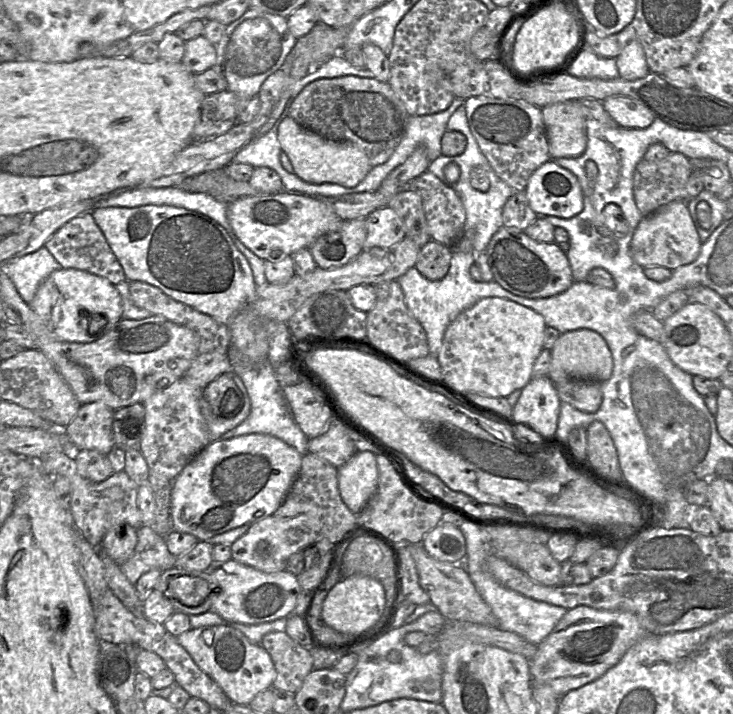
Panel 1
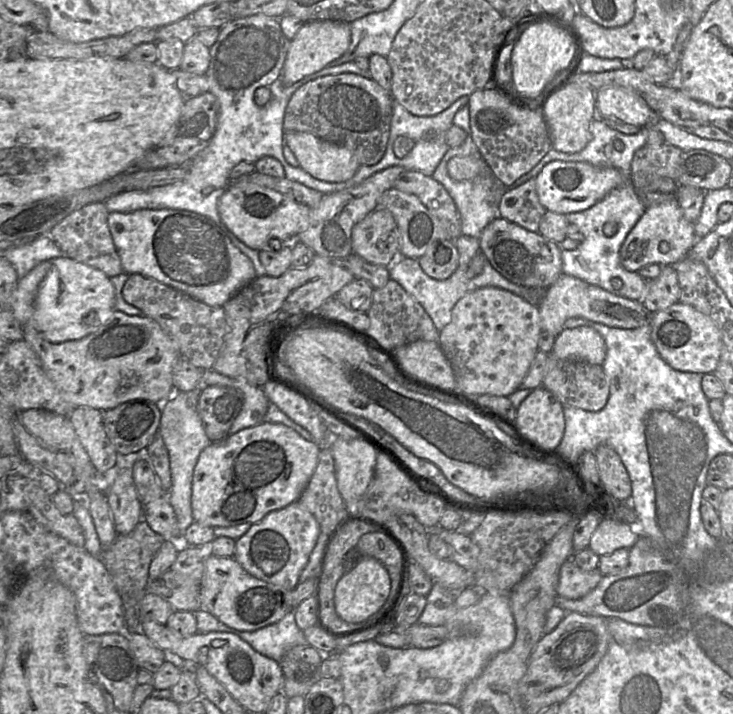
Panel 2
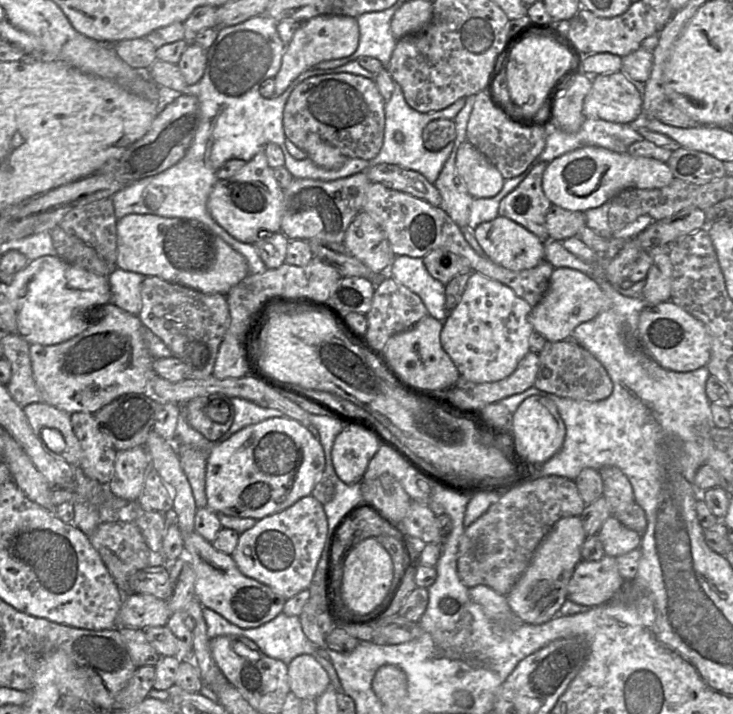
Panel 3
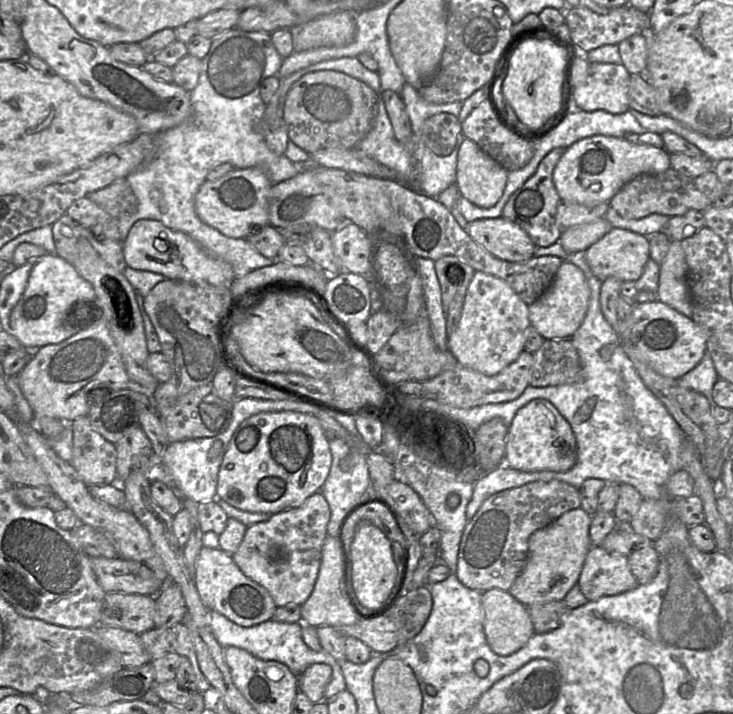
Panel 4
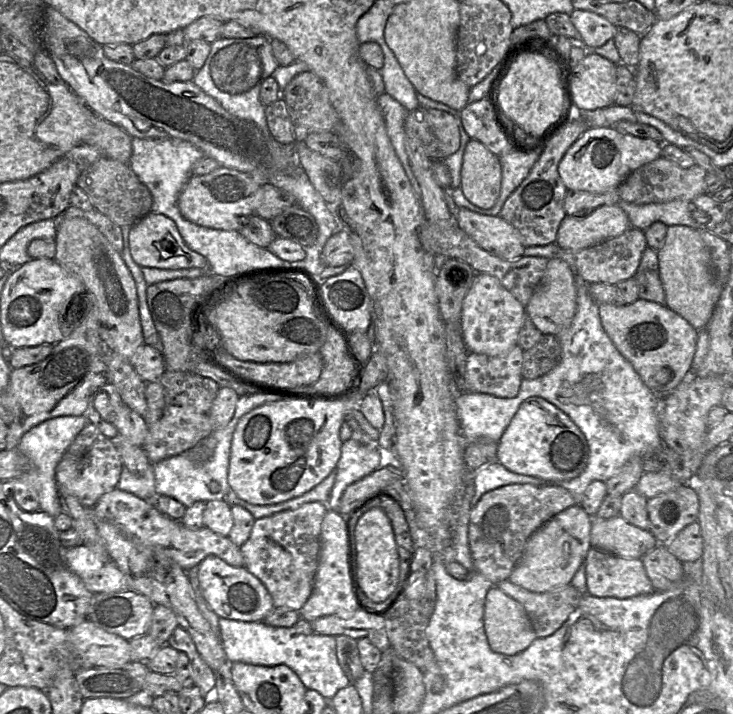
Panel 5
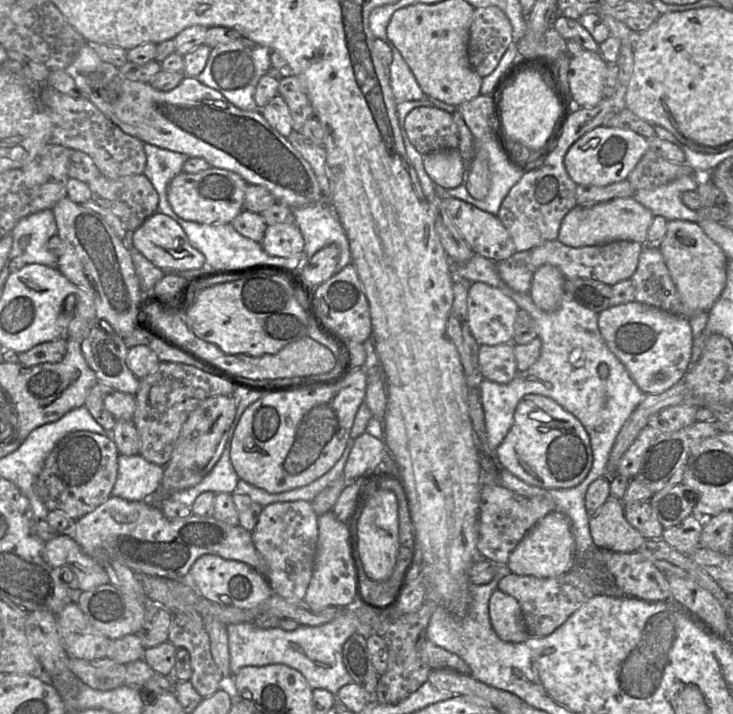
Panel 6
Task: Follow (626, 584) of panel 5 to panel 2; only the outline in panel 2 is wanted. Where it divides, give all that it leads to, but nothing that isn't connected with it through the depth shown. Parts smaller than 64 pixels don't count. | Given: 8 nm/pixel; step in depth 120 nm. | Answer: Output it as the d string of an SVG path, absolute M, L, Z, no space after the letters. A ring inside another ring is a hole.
M571 559L560 568L557 585L557 596L568 599L579 599L592 591L603 578L598 569L582 571Z

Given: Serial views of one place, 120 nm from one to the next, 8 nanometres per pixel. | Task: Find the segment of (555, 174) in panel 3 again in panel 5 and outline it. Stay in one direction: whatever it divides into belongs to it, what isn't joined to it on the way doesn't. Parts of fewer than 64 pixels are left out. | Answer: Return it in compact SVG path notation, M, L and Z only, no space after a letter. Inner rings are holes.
M588 127L568 148L558 164L567 190L605 193L616 189L634 170L661 155L661 144L652 139L620 133L613 127Z

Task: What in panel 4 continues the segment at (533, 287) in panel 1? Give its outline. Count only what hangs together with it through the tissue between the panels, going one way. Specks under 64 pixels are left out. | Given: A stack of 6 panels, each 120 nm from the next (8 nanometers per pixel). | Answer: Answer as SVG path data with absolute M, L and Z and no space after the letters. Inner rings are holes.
M503 217L468 222L466 233L491 255L508 262L524 262L536 249L528 234Z

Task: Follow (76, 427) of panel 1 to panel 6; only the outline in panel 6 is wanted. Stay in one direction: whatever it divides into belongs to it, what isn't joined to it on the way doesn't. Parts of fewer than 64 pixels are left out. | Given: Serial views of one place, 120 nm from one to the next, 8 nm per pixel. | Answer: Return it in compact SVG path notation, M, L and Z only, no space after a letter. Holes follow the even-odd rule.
M75 431L63 437L45 460L34 491L49 511L61 510L71 521L92 512L111 495L118 473L119 451L110 435Z

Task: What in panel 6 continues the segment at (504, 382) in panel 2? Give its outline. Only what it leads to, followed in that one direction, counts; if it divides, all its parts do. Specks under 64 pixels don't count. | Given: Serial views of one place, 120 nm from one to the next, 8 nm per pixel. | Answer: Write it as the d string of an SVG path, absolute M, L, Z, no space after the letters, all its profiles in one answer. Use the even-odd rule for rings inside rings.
M472 282L468 292L468 323L479 345L511 343L520 309L500 289L484 282Z

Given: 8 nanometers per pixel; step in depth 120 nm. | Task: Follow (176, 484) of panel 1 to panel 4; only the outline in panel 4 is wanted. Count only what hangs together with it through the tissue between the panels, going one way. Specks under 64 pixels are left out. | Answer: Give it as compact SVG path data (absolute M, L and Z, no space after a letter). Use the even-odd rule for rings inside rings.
M293 411L258 413L241 423L229 443L218 472L216 499L253 513L276 514L296 508L321 490L331 464L329 441L316 417Z

